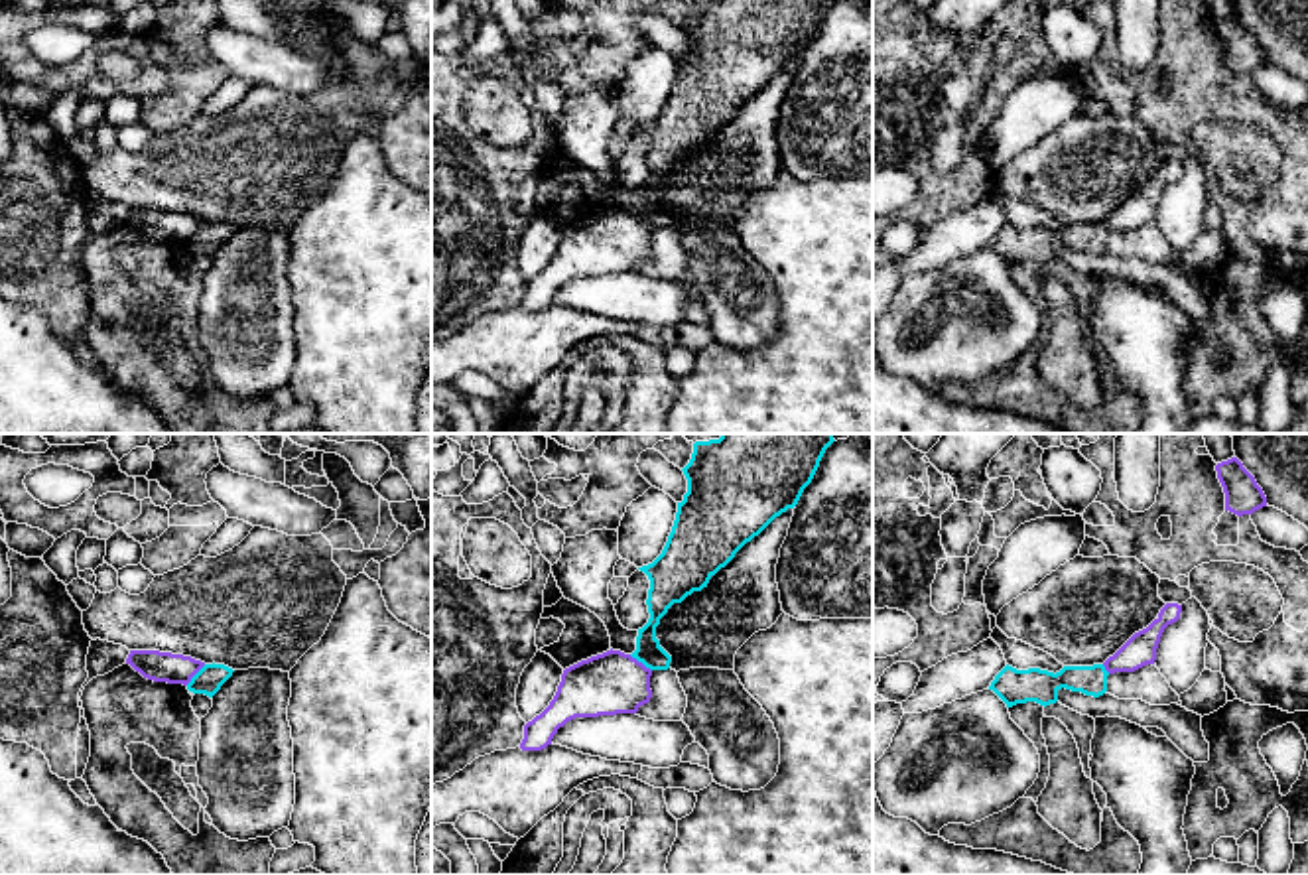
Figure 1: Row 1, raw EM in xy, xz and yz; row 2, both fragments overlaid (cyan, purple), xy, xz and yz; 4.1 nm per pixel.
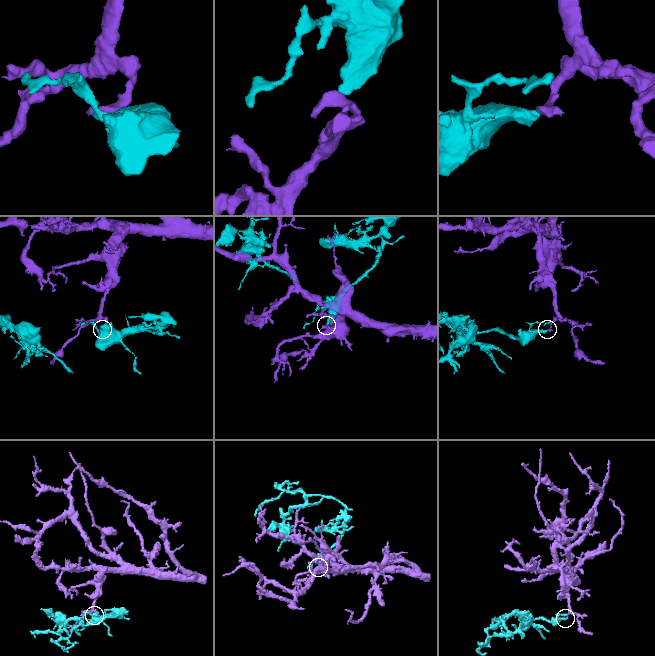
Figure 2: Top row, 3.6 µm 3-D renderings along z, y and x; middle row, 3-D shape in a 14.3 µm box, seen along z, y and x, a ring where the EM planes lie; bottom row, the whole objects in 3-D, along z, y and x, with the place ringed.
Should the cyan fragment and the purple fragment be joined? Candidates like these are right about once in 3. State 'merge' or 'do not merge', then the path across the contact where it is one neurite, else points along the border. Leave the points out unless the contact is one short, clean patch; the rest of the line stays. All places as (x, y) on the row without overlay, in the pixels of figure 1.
do not merge; border along xz (629, 213), (651, 229)

